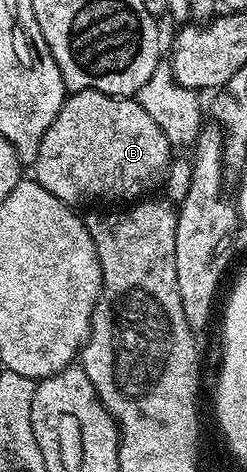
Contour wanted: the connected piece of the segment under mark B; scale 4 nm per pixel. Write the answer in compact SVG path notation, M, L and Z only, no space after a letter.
M92 88L66 95L59 114L55 114L55 122L47 126L47 134L43 134L43 142L39 142L39 154L31 171L44 188L55 194L55 198L70 206L89 204L92 200L136 202L156 193L153 191L164 185L165 175L174 159L174 146L169 144L158 123L136 98L108 96Z

